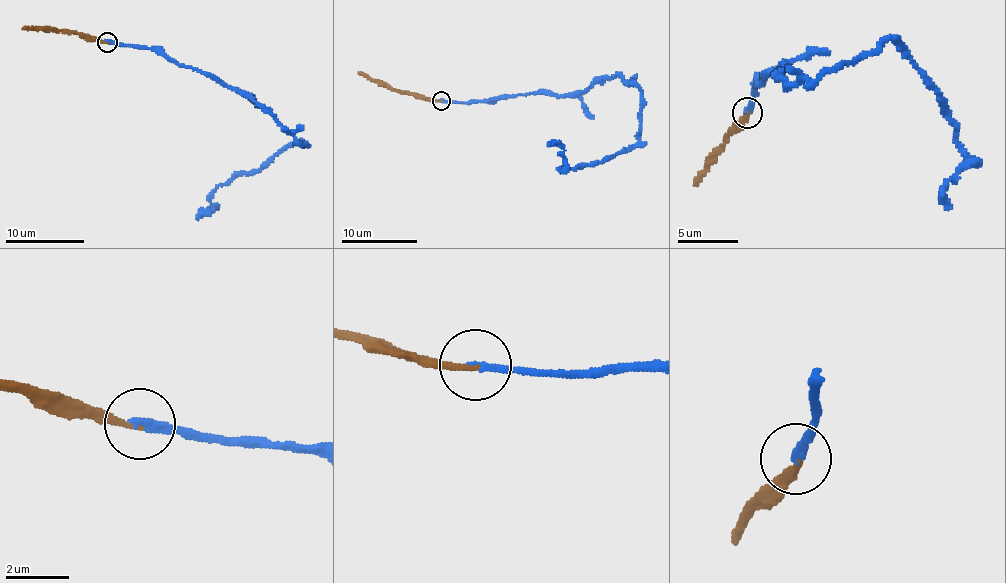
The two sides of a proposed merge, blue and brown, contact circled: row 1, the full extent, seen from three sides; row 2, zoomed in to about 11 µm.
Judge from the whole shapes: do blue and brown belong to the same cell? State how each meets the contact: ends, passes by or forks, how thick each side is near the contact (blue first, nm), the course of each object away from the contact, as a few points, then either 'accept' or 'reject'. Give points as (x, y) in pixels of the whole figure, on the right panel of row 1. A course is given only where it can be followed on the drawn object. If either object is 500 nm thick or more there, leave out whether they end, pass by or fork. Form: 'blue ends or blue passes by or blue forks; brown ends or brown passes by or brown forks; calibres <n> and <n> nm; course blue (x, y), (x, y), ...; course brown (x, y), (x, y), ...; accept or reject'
blue ends; brown ends; calibres 200 and 180 nm; course blue (748, 114), (758, 77), (781, 64), (780, 78), (814, 82), (890, 39), (974, 162), (943, 188), (948, 209); course brown (748, 114), (694, 185); accept

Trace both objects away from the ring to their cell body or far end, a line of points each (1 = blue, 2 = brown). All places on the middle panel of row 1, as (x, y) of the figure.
1: (441, 100), (569, 95), (607, 77), (621, 76), (641, 92), (638, 142), (560, 171), (563, 151), (548, 143)
2: (441, 100), (391, 90), (358, 72)

